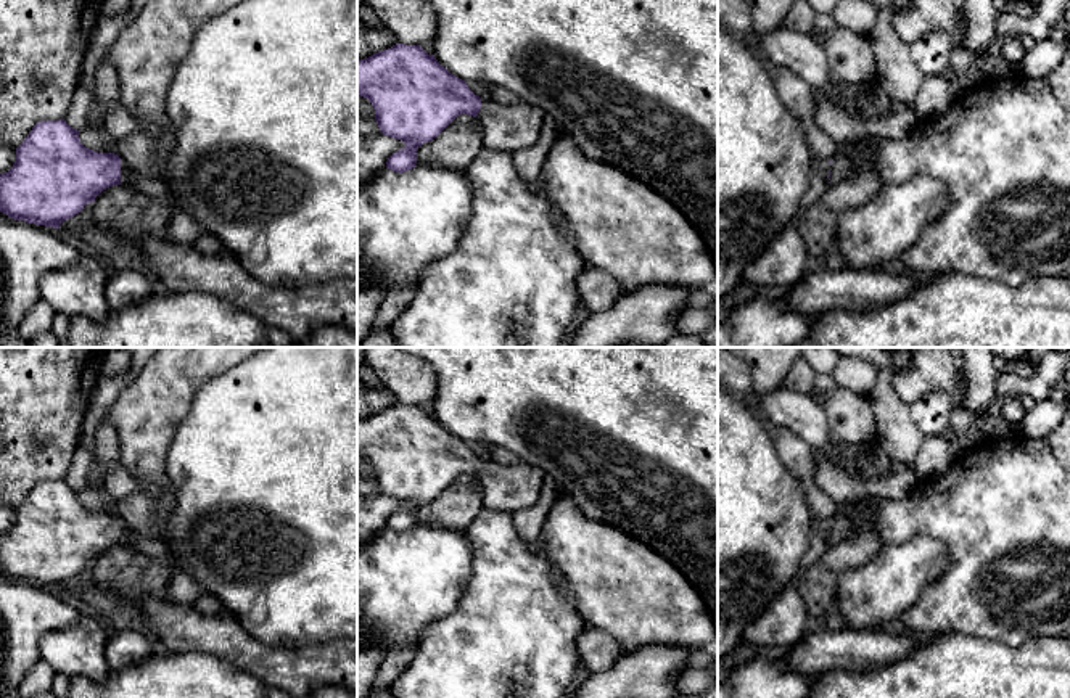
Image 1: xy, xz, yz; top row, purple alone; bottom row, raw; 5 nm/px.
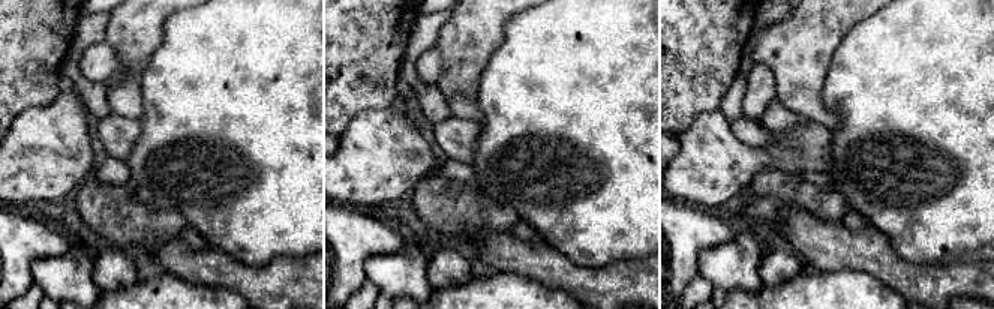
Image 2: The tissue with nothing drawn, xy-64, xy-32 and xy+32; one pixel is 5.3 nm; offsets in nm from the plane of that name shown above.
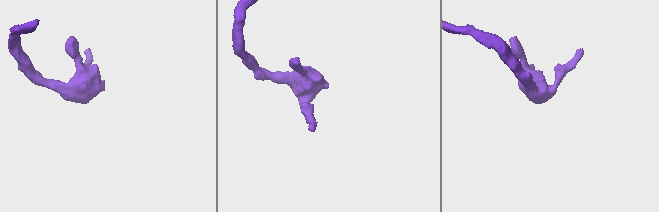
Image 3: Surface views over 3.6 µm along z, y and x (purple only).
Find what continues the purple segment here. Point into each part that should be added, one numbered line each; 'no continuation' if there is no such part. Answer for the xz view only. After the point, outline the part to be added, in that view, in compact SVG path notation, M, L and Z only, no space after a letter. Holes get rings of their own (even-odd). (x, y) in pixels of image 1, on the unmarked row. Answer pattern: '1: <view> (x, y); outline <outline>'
1: xz (514, 488); outline M481 458L476 479L483 487L484 507L512 515L536 505L544 487L544 476L542 470L525 462L499 465Z

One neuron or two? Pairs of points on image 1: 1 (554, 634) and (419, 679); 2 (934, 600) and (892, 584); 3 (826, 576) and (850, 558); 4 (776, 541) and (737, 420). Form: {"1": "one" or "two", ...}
{"1": "one", "2": "two", "3": "one", "4": "one"}

